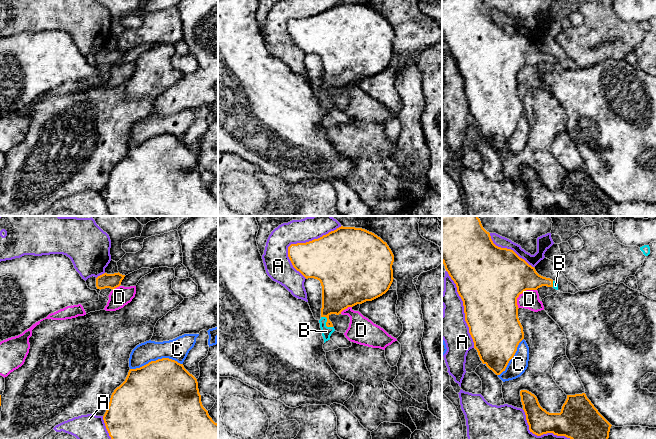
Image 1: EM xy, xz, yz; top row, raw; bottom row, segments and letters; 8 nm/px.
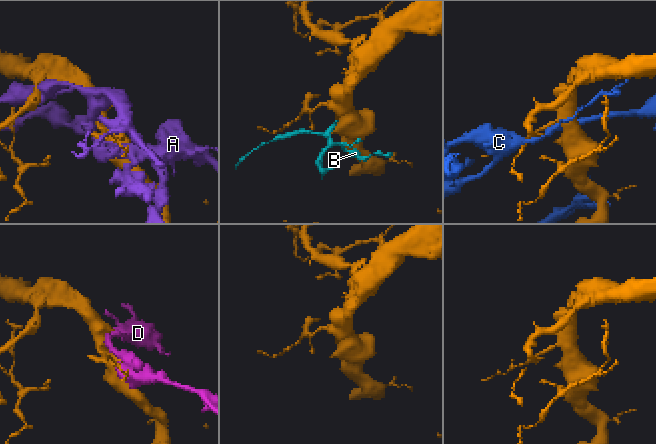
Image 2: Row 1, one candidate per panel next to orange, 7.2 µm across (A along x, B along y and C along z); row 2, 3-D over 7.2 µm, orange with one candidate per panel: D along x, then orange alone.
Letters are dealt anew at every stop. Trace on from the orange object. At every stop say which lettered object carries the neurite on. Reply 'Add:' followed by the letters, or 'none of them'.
Add: B

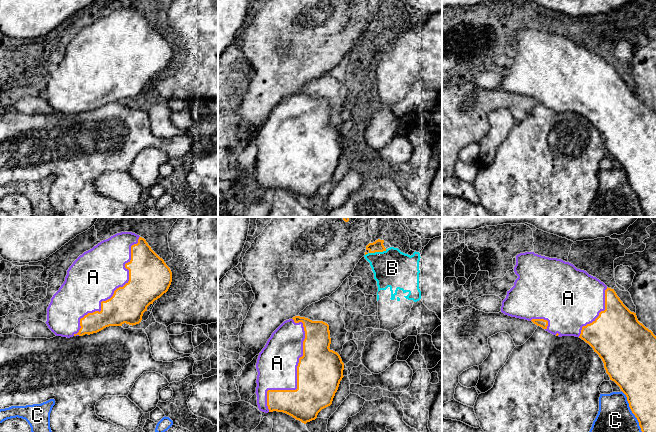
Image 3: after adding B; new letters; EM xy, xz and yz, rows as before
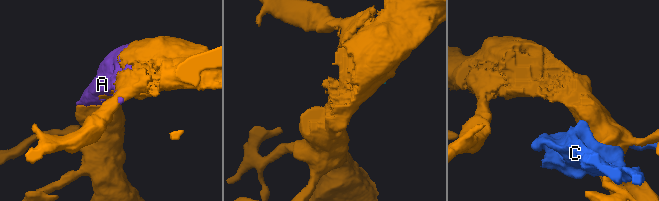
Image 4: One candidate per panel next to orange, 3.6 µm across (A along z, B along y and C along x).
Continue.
Add: A

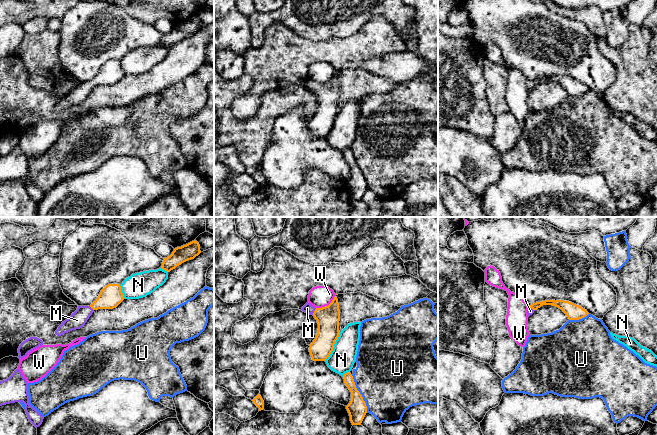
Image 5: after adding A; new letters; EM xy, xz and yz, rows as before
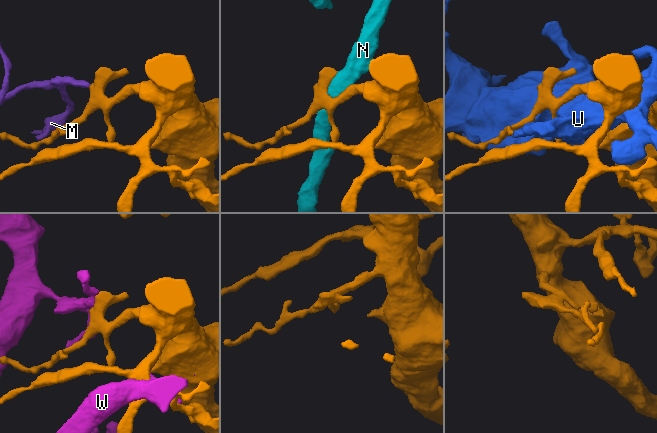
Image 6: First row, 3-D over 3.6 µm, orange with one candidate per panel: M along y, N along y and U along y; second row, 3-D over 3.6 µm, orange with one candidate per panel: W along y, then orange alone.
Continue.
Add: M

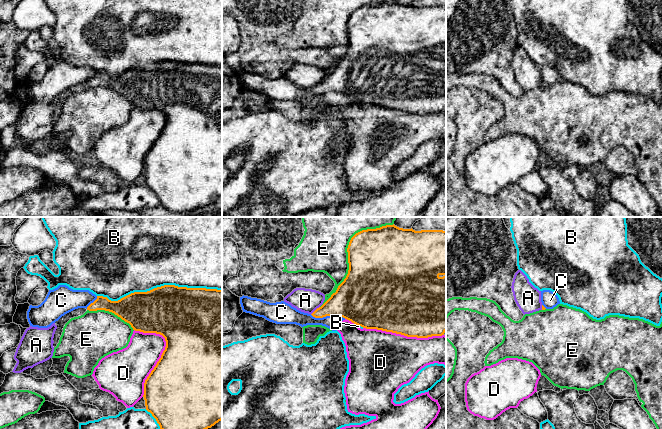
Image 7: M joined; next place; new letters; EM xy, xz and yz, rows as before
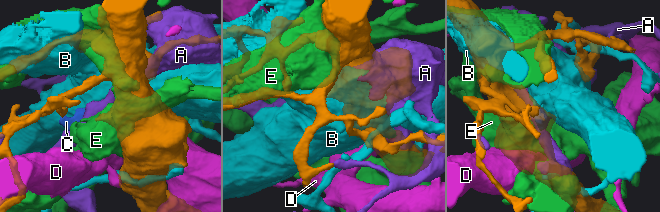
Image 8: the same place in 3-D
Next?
Add: none of them

